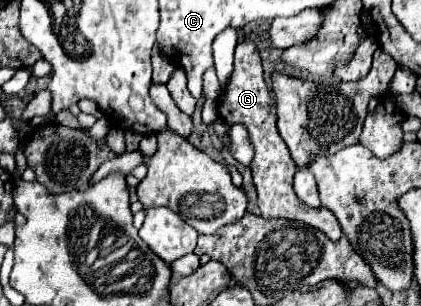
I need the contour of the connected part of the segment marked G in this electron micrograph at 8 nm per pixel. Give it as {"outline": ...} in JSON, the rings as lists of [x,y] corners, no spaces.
{"outline":[[[243,41],[235,49],[235,69],[229,79],[227,89],[221,93],[221,99],[217,103],[219,117],[225,119],[227,123],[243,123],[249,131],[249,143],[253,145],[253,161],[251,161],[251,171],[253,171],[253,181],[259,191],[259,209],[263,217],[285,217],[291,221],[301,221],[305,225],[311,225],[319,231],[323,231],[331,241],[341,239],[341,227],[337,223],[337,217],[325,209],[311,209],[305,207],[293,189],[293,178],[295,175],[295,163],[289,155],[289,149],[285,147],[285,141],[281,139],[277,131],[277,113],[275,113],[275,99],[263,79],[263,67],[261,67],[261,57],[251,41]]]}

